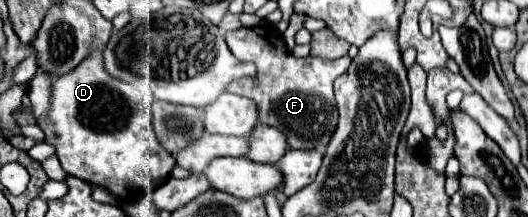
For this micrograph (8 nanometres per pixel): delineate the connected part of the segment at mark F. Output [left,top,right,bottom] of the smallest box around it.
[224,24,350,148]

